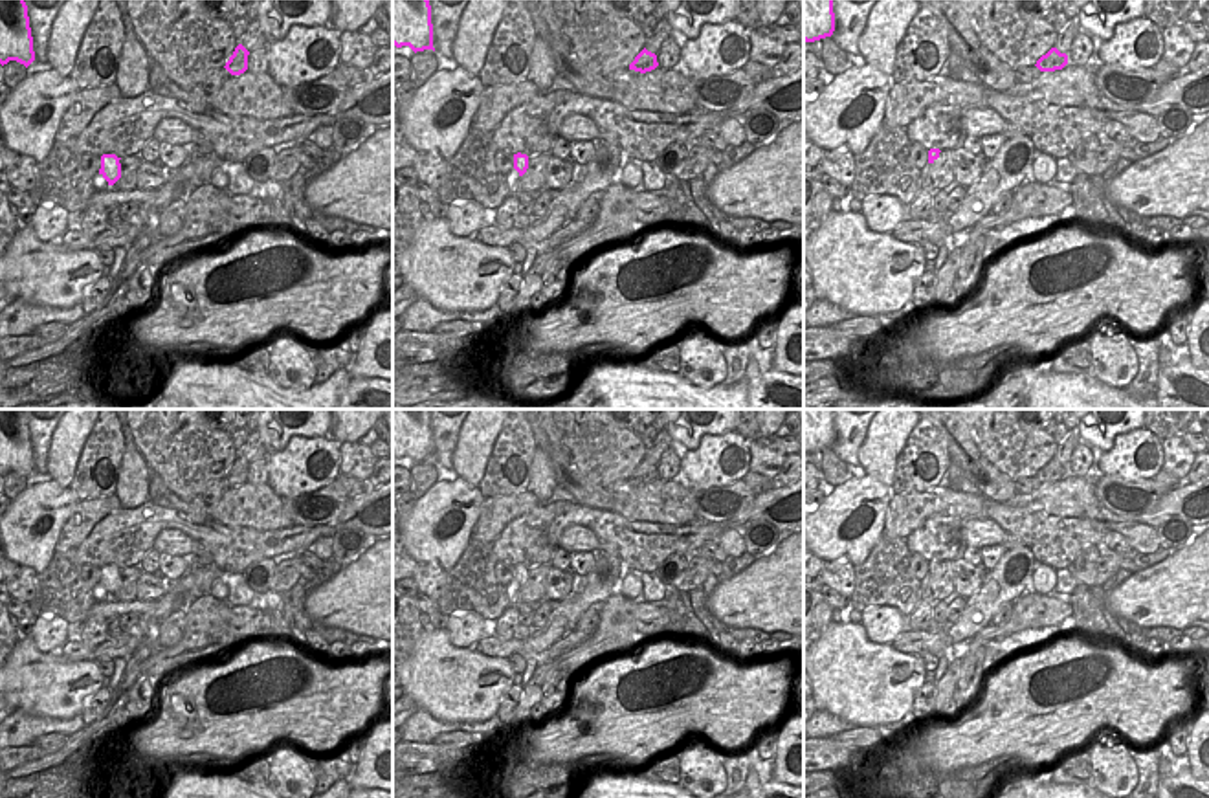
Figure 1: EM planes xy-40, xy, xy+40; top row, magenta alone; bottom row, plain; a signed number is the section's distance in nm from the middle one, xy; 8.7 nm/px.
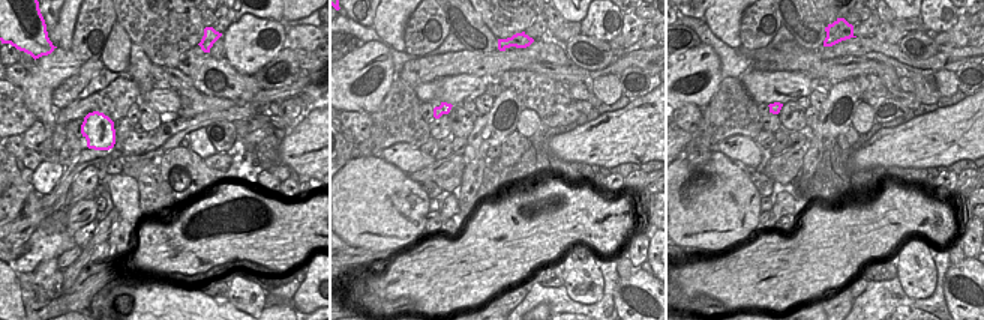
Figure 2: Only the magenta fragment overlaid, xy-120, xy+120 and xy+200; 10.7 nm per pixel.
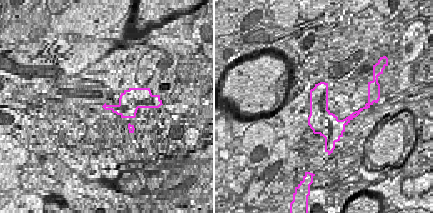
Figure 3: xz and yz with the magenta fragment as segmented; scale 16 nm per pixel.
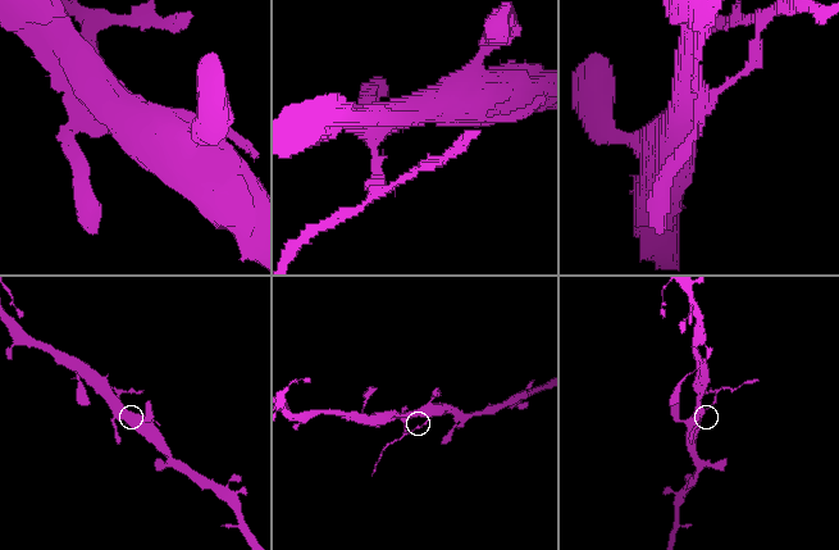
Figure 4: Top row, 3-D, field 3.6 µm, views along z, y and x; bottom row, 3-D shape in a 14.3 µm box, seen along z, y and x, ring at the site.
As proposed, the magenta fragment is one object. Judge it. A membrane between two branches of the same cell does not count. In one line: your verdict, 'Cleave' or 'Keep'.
Cleave.

